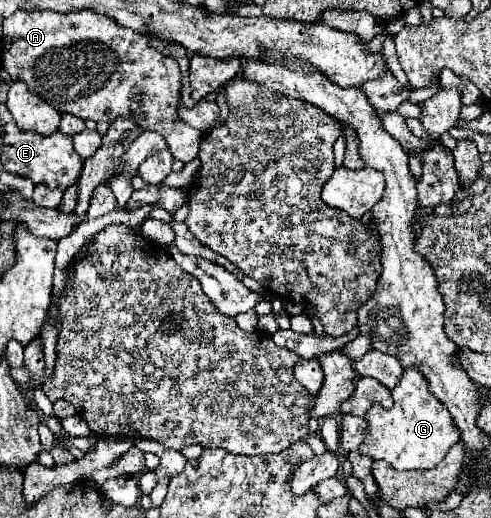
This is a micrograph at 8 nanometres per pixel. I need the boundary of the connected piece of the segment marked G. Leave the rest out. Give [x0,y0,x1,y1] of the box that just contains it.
[361,369,459,471]

